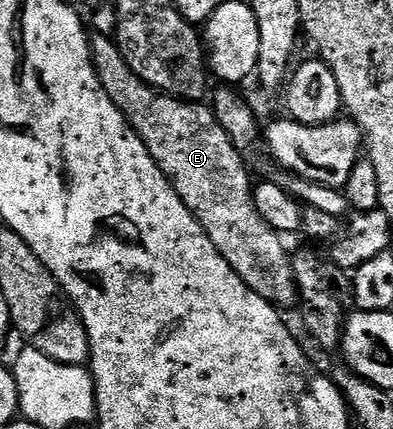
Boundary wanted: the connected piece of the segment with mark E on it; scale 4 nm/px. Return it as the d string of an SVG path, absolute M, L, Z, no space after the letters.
M97 37L91 52L93 67L100 75L100 87L124 114L125 120L148 150L148 155L155 160L156 167L168 177L172 191L186 204L186 208L192 210L196 223L206 232L210 244L218 248L226 264L230 264L230 268L234 268L237 276L271 306L283 308L283 306L294 305L296 274L292 271L288 250L280 243L283 242L281 235L277 234L274 228L270 228L266 220L262 220L252 199L254 182L253 179L248 179L248 170L244 167L245 155L236 149L211 109L204 104L186 102L183 98L173 98L170 94L161 94L159 90L153 90L128 67L126 60L120 54L120 47L111 37Z

